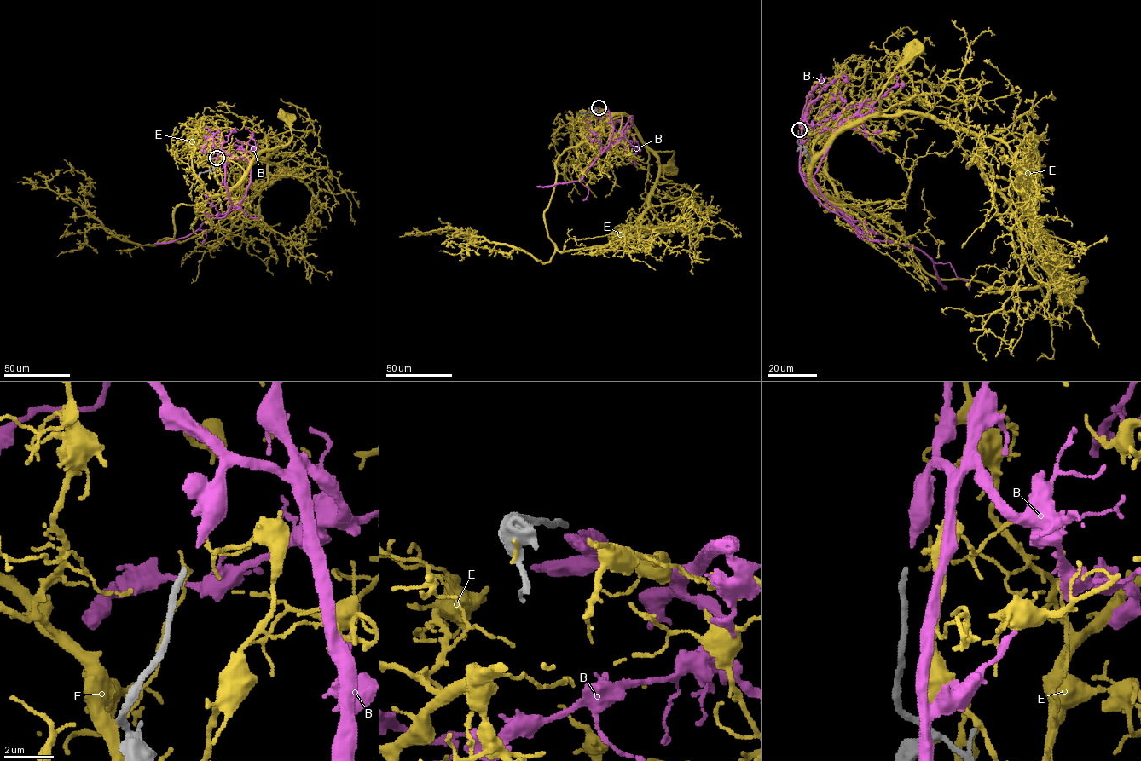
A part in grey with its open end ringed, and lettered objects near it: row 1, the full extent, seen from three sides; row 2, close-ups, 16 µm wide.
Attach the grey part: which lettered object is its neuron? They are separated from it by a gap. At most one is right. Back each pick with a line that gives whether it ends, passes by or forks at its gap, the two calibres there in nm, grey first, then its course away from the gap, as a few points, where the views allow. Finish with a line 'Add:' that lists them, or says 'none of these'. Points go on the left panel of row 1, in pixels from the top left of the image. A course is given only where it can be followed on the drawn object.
B: it ends | 240/260 nm | via (217, 157), (222, 153), (231, 201), (221, 217), (240, 206), (246, 192), (251, 145), (244, 144), (216, 169)
Add: B

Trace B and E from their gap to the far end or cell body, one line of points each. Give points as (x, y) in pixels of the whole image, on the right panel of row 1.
B: (799, 128), (806, 186), (886, 241), (813, 177), (861, 105), (883, 150)
E: (800, 128), (810, 158), (809, 185), (813, 158), (844, 129), (879, 112), (885, 83), (915, 49), (912, 50)

